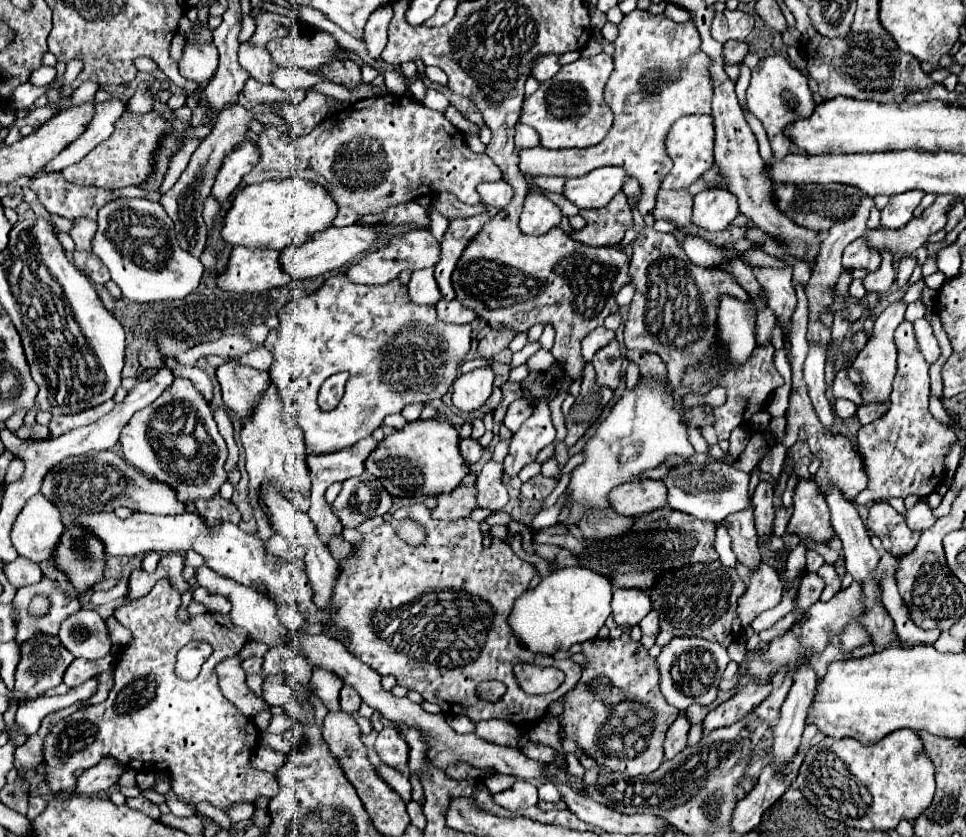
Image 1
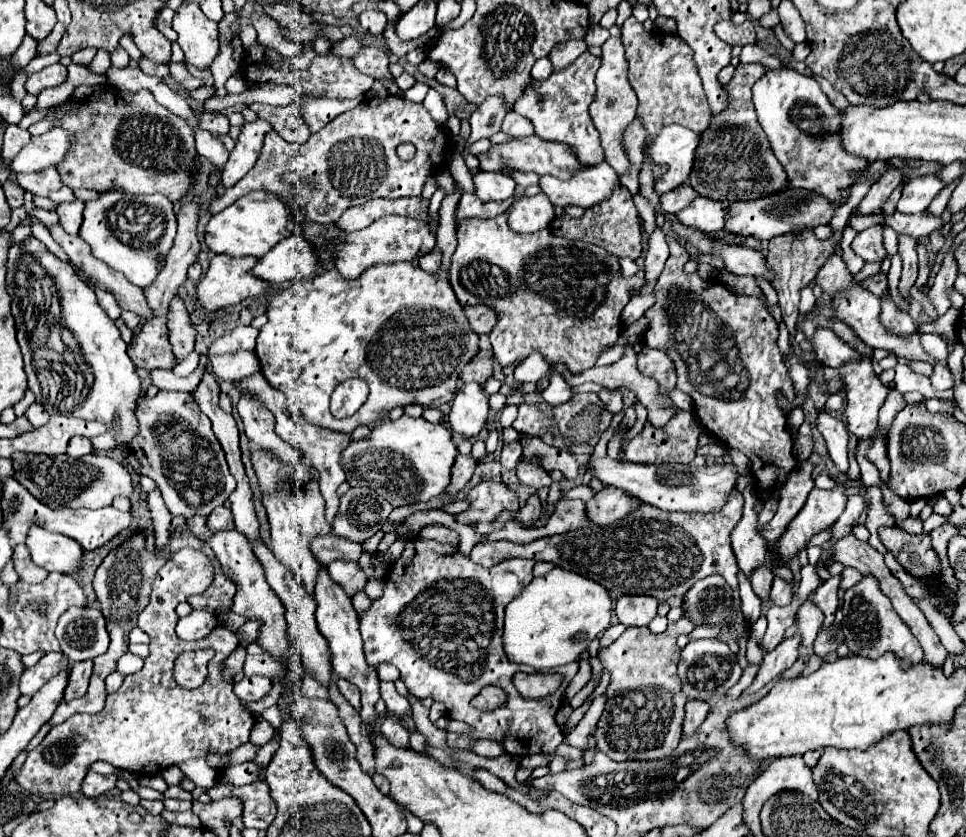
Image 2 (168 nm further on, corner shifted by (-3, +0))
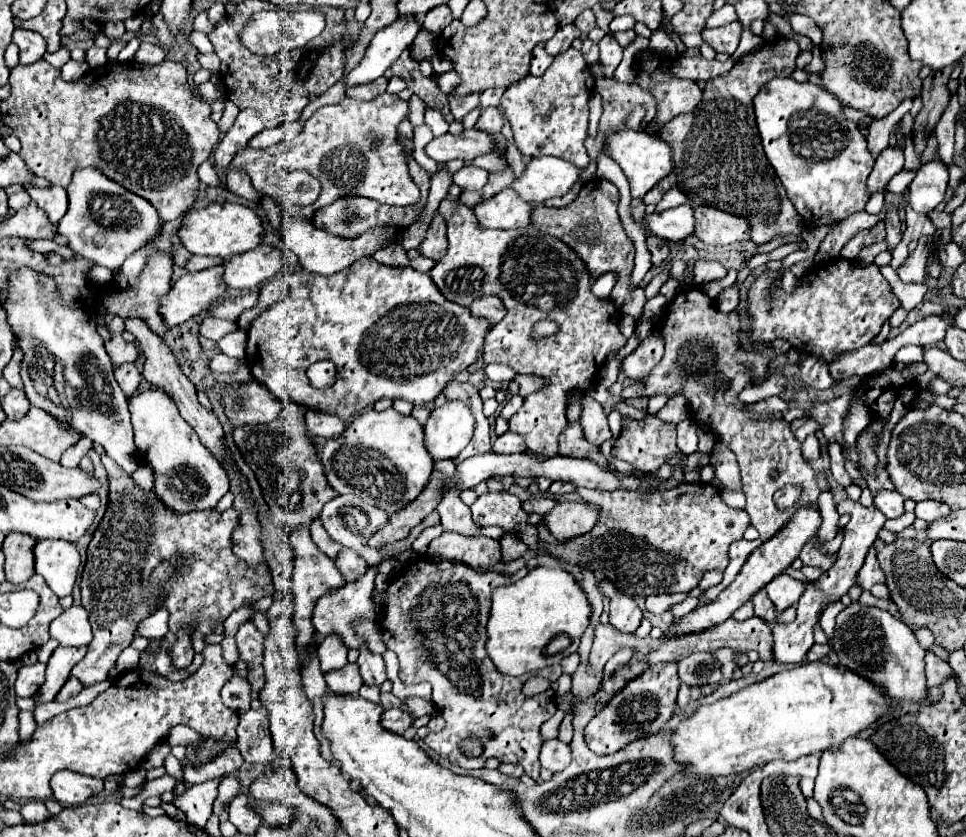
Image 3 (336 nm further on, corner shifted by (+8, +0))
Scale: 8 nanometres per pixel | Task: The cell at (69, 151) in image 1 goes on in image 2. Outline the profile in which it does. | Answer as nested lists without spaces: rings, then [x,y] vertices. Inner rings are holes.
[[[55,127],[45,135],[31,137],[31,141],[21,149],[13,161],[1,161],[17,173],[45,171],[47,167],[59,165],[71,151],[71,137],[63,127]]]

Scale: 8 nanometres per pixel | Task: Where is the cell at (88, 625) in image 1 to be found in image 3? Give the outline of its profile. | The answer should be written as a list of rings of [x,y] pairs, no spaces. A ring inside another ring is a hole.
[[[72,605],[50,625],[50,637],[64,647],[90,645],[92,631],[88,623],[88,611],[84,607]]]

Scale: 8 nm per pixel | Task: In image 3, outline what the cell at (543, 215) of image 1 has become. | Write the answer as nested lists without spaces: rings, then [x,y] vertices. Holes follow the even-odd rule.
[[[512,189],[496,193],[488,201],[480,201],[472,207],[478,223],[488,229],[520,229],[530,223],[532,207],[520,199]]]

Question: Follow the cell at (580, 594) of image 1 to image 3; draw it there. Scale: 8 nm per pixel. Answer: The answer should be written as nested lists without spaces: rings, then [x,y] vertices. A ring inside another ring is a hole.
[[[536,567],[514,585],[496,587],[492,591],[492,609],[486,623],[486,651],[500,673],[516,677],[540,671],[548,665],[560,663],[562,657],[578,649],[580,637],[588,627],[590,611],[592,609],[584,591],[570,573],[562,569]],[[556,635],[568,635],[572,643],[562,653],[546,657],[544,649]]]

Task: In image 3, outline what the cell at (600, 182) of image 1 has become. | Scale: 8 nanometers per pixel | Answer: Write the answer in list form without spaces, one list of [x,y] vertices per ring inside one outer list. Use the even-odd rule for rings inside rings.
[[[536,157],[526,163],[524,173],[512,181],[512,187],[530,205],[544,203],[550,197],[564,195],[578,181],[580,169],[558,157]]]

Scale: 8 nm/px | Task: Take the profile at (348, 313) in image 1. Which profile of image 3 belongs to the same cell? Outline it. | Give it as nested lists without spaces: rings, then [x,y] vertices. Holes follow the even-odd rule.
[[[372,257],[358,259],[352,267],[330,277],[298,269],[286,281],[292,291],[290,299],[266,309],[248,331],[248,367],[254,379],[264,383],[272,393],[284,391],[304,407],[334,413],[344,421],[362,413],[380,397],[404,399],[412,405],[432,403],[456,373],[468,369],[482,357],[484,337],[492,329],[488,319],[474,317],[468,307],[444,299],[428,273],[410,267],[386,267]],[[322,359],[330,359],[336,365],[336,383],[328,389],[314,389],[308,383],[306,369]]]

